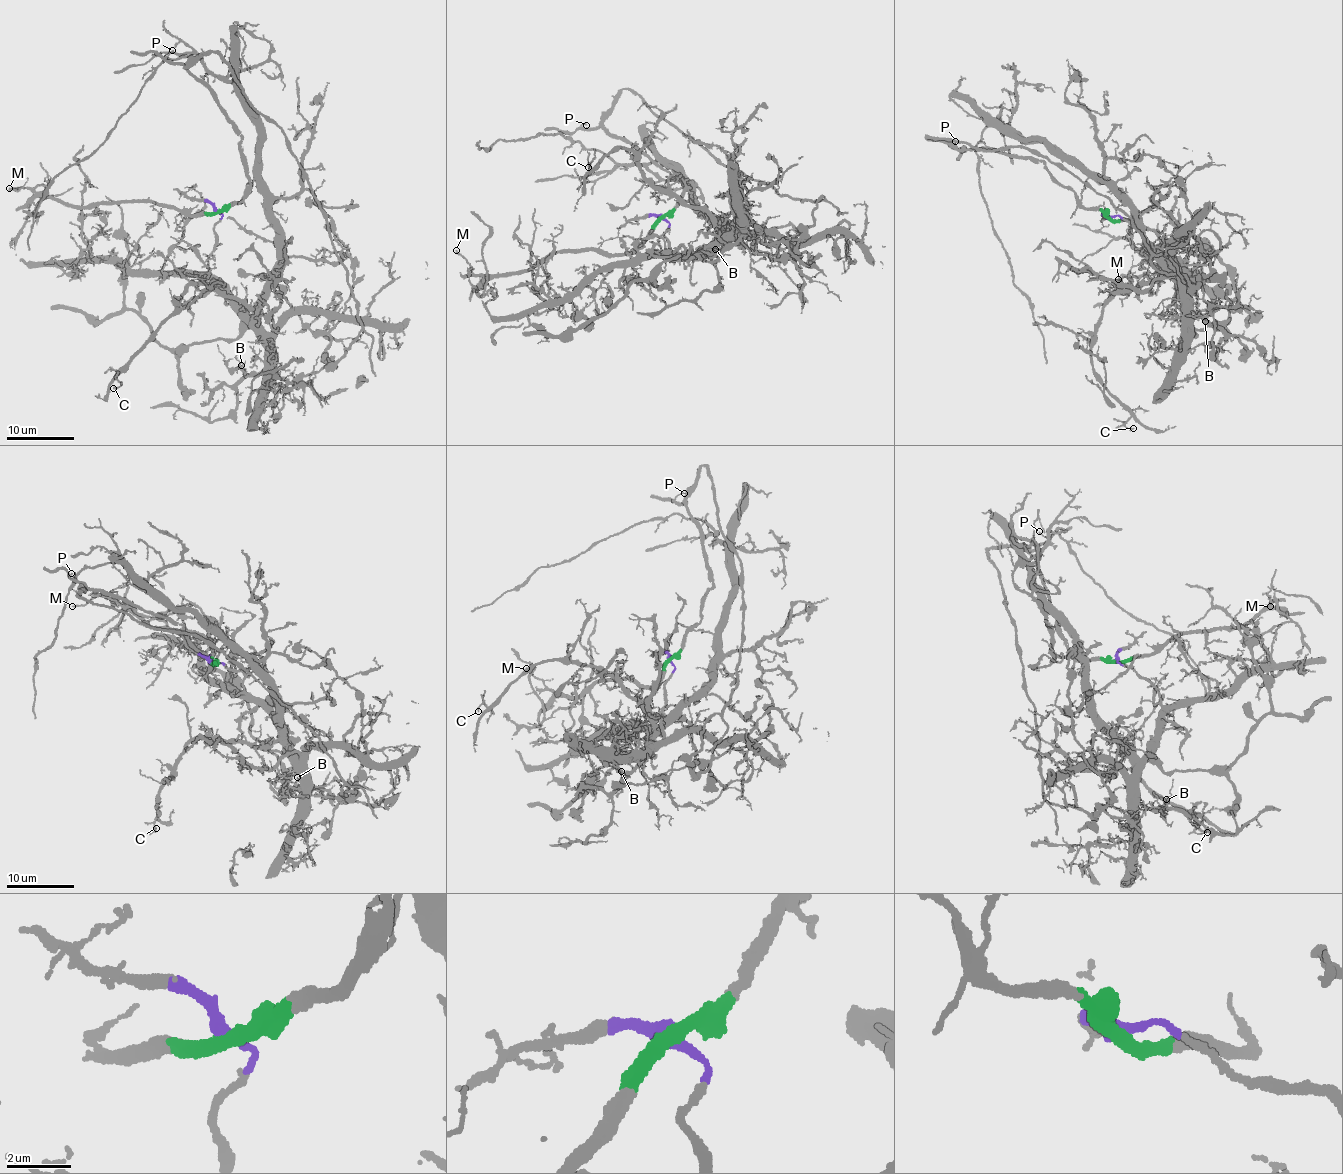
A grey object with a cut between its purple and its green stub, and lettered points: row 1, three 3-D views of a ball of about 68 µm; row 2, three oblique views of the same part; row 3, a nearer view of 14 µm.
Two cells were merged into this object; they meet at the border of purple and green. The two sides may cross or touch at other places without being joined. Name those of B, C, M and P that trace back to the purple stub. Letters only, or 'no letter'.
B, C

